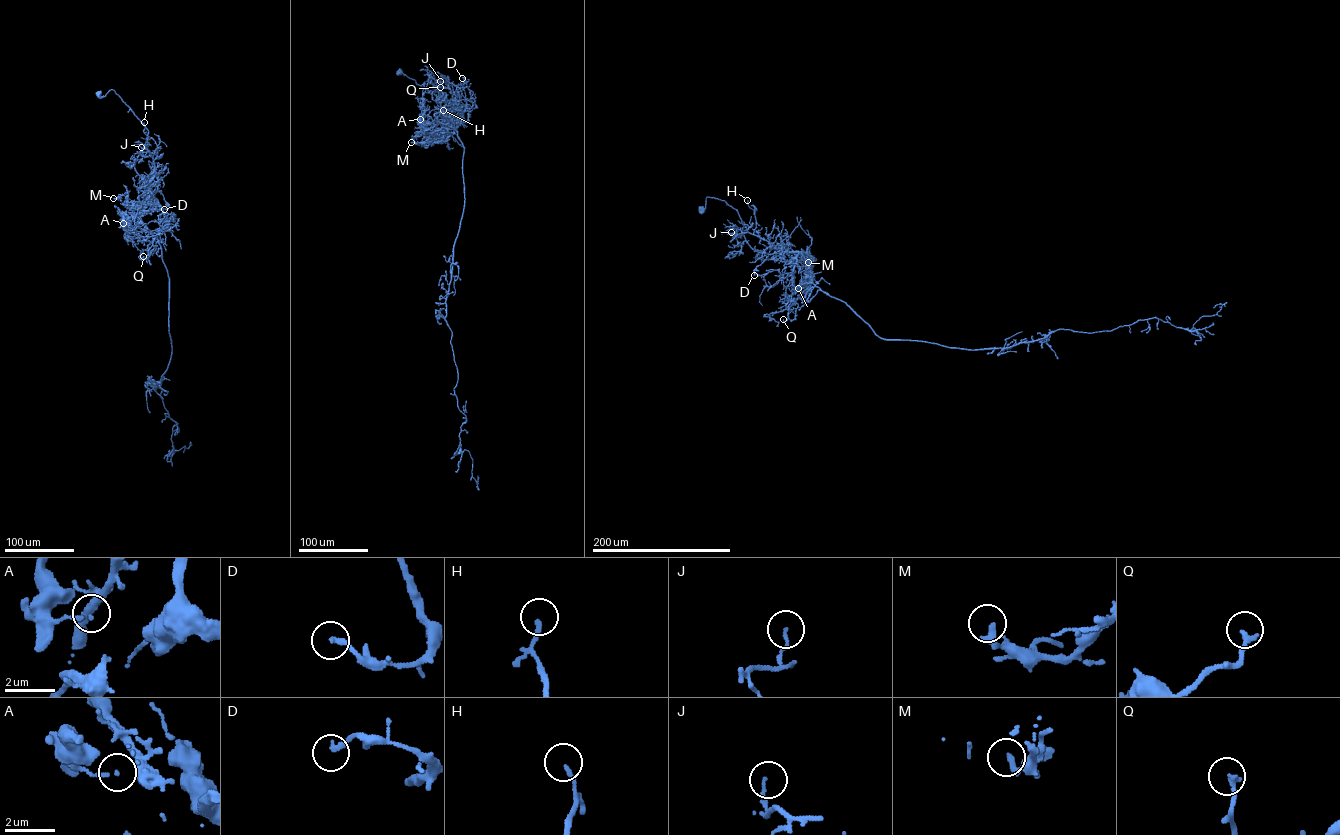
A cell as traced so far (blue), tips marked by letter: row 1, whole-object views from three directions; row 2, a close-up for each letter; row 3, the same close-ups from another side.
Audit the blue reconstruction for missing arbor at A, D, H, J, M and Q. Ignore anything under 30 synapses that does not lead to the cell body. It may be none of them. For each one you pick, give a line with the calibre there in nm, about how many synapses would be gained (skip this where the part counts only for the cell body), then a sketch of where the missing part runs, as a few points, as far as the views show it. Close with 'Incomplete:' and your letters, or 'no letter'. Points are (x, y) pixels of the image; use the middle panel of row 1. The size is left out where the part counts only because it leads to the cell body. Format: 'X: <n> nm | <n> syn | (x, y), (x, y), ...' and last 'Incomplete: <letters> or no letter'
Incomplete: no letter

